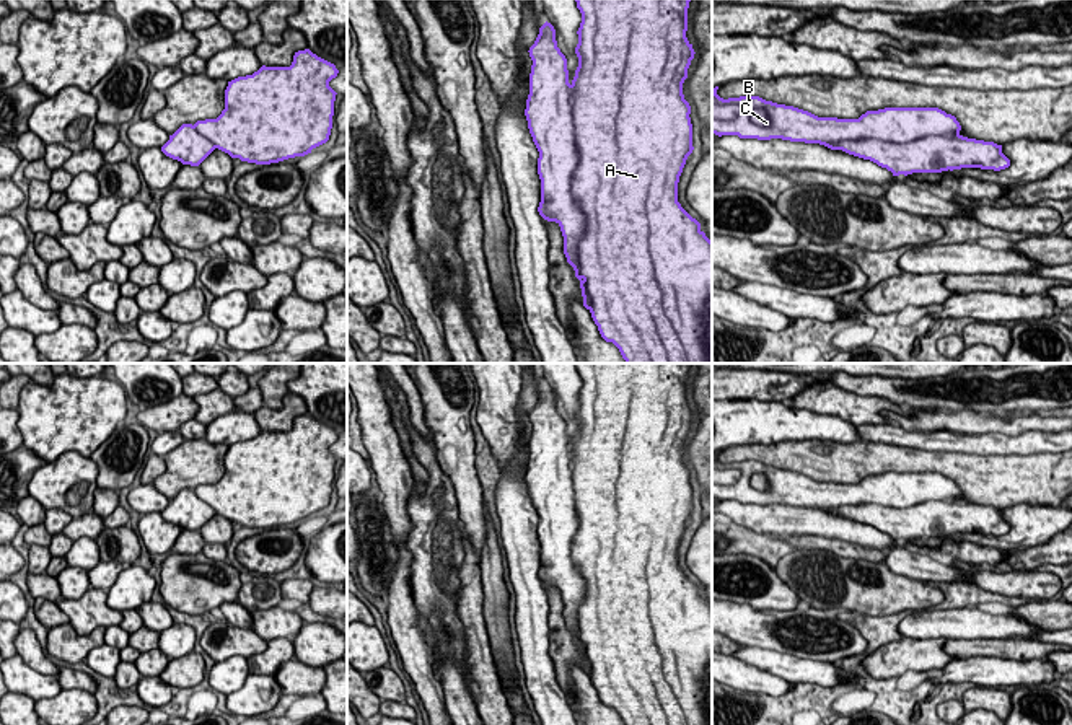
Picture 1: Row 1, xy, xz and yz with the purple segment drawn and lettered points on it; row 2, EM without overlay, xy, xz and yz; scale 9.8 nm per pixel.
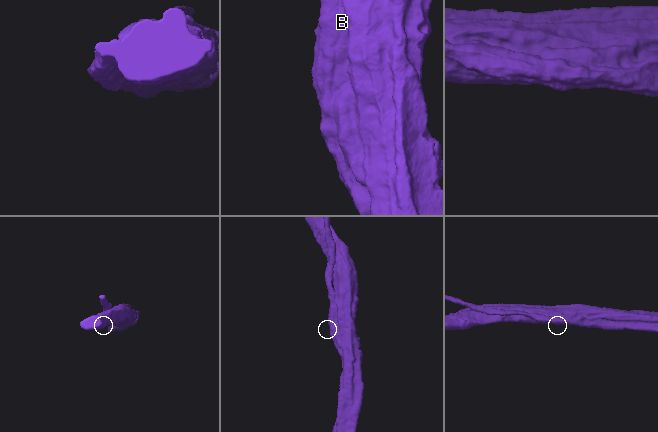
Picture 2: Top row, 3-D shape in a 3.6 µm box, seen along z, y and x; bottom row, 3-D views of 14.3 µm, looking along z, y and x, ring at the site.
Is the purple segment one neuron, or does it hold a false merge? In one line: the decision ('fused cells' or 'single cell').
fused cells

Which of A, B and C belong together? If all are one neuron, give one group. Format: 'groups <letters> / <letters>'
groups A B / C

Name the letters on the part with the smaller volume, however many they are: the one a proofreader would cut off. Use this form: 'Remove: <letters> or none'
Remove: C

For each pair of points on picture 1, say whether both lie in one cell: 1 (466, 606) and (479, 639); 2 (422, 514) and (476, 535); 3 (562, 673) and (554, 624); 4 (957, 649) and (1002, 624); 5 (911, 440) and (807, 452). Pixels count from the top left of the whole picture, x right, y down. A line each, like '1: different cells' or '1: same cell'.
1: same cell
2: different cells
3: same cell
4: different cells
5: different cells

